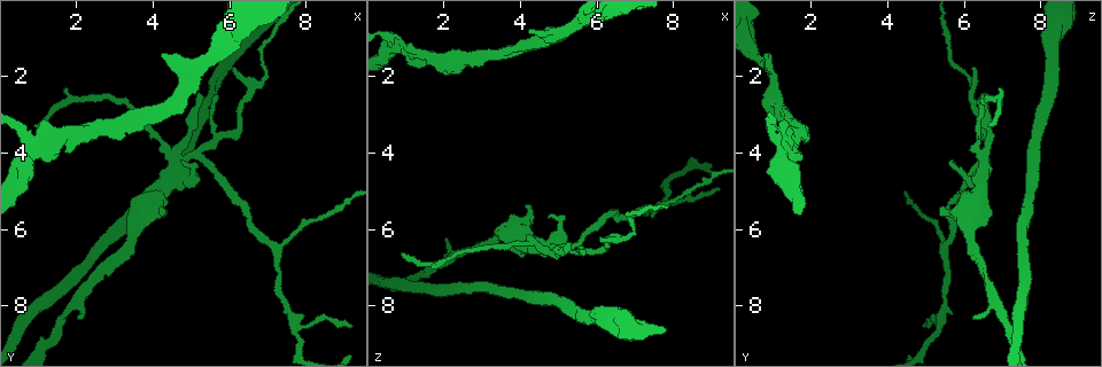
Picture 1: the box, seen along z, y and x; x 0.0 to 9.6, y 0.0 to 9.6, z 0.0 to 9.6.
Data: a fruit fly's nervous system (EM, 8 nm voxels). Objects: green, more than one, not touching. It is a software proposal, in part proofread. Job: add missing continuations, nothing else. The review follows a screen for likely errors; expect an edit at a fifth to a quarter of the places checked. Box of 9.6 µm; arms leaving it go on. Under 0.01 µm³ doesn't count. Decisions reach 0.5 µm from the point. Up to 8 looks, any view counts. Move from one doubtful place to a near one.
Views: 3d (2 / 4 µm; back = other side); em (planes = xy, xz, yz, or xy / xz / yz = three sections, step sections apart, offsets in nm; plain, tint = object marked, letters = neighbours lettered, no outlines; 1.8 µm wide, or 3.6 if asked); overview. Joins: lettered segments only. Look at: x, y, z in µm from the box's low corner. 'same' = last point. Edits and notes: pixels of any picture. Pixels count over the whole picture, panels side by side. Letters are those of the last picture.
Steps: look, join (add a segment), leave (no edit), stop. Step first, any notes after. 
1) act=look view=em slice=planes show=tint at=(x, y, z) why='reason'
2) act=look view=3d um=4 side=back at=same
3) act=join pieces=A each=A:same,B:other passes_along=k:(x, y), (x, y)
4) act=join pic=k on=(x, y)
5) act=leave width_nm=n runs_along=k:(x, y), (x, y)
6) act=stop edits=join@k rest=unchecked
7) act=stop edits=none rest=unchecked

act=look view=3d um=2 at=(1.10, 3.90, 1.40) why='two arms in line, one across'

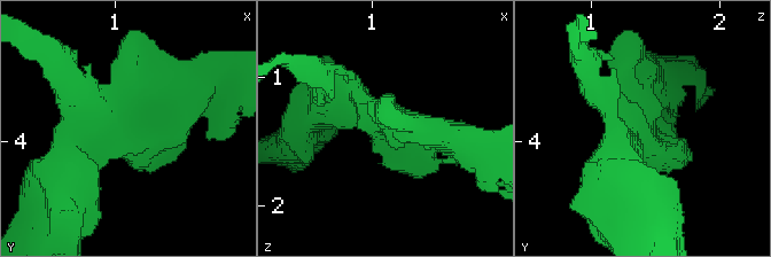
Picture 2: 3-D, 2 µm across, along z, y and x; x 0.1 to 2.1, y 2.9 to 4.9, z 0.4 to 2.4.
act=look view=em slice=planes show=letters at=(1.06, 3.86, 1.38) why='now the EM'

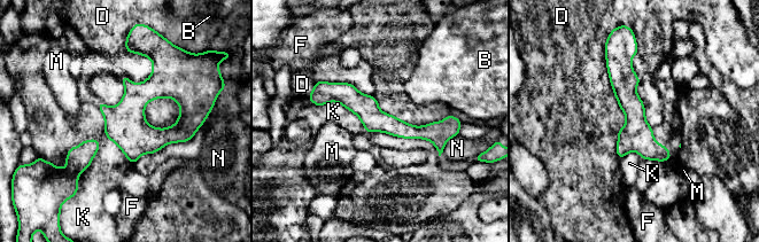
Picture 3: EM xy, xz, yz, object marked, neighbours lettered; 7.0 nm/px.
act=leave each=B:other,D:other,F:other,K:other,M:other,N:other border=3:(604, 49), (609, 82), (620, 108) found='none of them fits'

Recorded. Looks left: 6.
act=look view=3d um=4 at=(4.70, 4.40, 6.50) why='sharp bend'

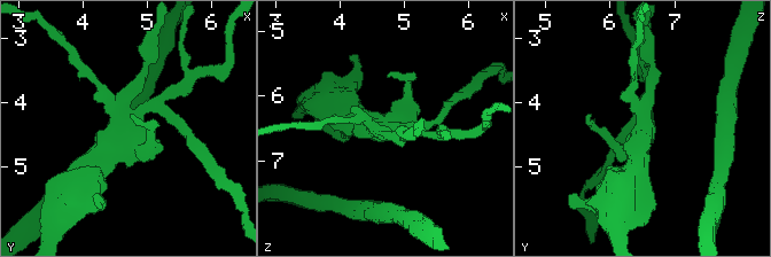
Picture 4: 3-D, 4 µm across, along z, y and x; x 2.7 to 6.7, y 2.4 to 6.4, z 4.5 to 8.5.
act=look view=em slice=planes show=tint at=(4.70, 4.40, 6.50) why='need the tissue'

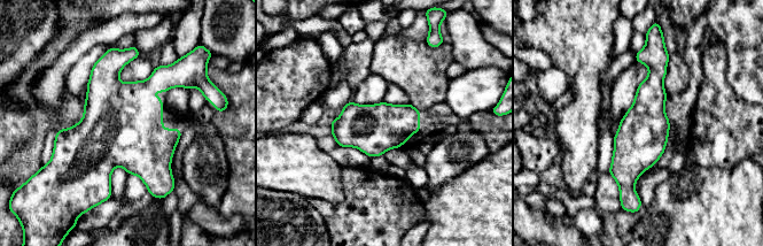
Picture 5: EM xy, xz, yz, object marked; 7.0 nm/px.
act=look view=em slice=planes show=letters at=same why='what lies round it'

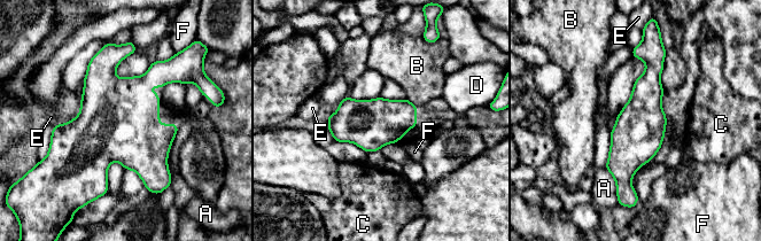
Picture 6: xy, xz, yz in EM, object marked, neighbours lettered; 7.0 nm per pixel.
act=leave width_nm=360 each=A:other,B:other,C:other,D:other,E:other,F:other runs_along=6:(644, 51), (650, 80), (626, 187) found='no lettered segment goes on from it'

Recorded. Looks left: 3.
act=look view=3d um=2 at=(5.20, 2.40, 6.50) why='branch stops here'

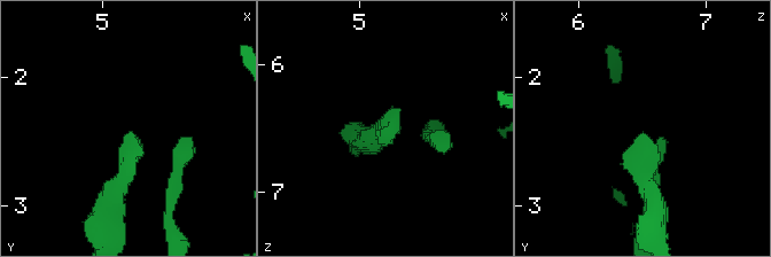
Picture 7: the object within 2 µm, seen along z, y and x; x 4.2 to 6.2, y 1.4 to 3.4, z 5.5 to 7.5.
act=look view=em slice=xy step=8 show=plain at=(5.22, 2.42, 6.48)

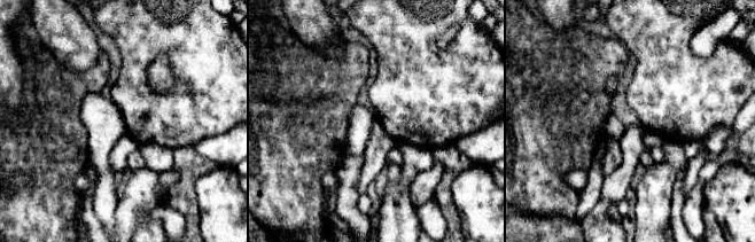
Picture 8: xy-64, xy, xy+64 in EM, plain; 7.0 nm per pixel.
act=look view=em slice=xy step=8 show=letters at=same why='see the neighbours'

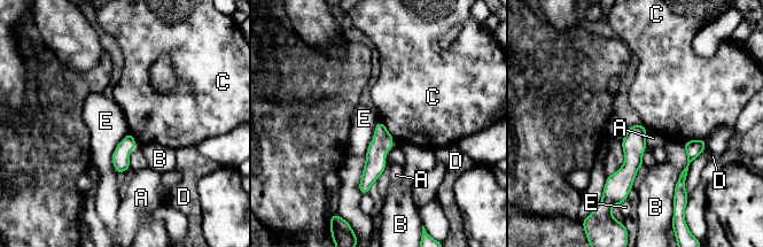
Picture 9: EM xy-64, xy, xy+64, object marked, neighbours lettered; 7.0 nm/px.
act=leave each=A:other,B:other,C:other,D:other,E:other border=9:(129, 132), (113, 154), (117, 174) found='no lettered segment goes on from it'

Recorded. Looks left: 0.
act=stop edits=none rest=unchecked

